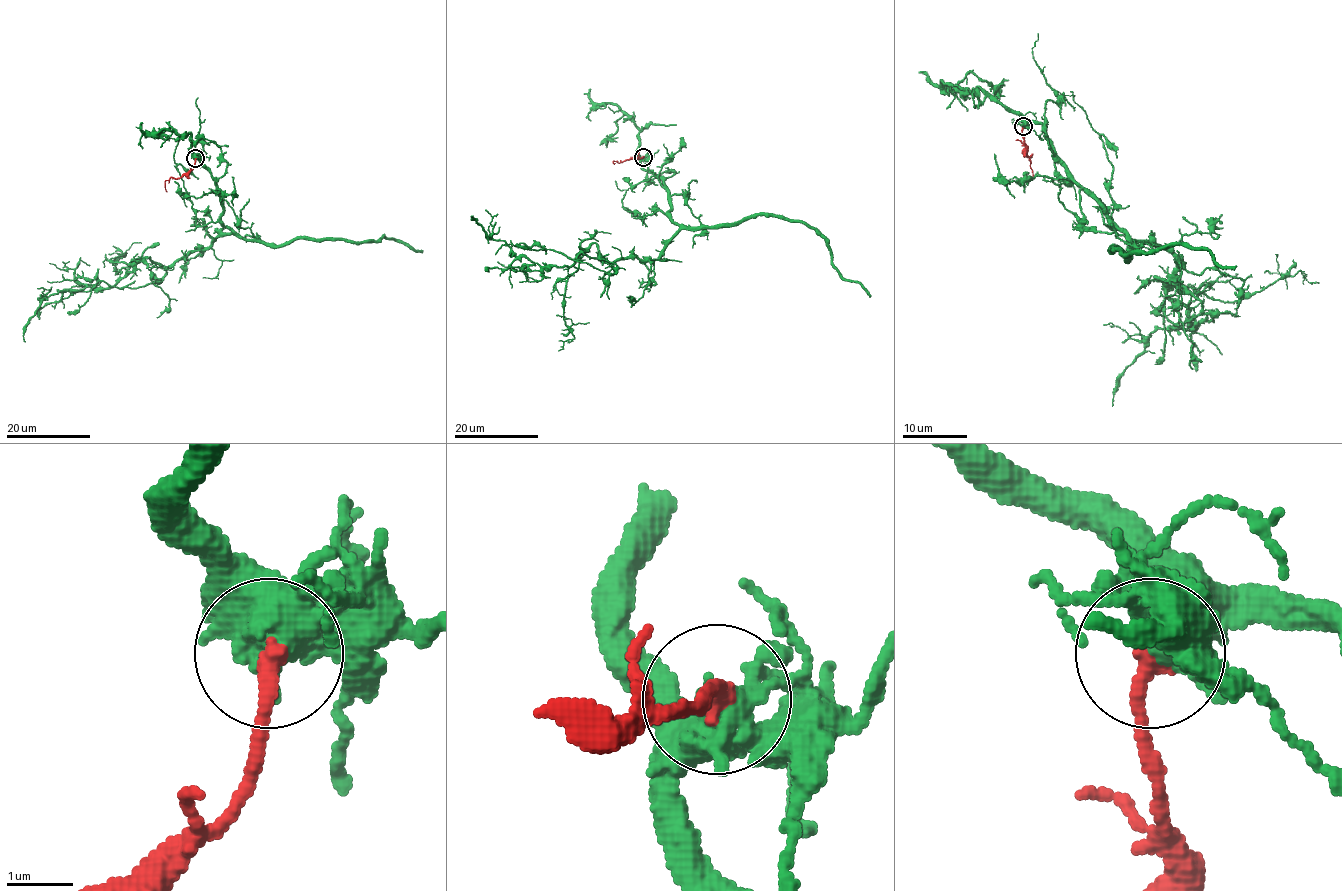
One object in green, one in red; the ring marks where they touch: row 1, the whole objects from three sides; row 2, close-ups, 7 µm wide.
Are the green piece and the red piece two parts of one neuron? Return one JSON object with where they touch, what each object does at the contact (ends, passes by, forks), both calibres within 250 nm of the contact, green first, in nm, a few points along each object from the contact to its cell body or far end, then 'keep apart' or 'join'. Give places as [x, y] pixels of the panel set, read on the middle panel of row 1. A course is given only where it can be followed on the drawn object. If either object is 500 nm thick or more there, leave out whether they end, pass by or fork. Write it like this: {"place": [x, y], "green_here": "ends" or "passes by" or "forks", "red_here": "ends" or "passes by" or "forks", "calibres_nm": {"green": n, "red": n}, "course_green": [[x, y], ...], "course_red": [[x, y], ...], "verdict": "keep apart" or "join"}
{"place": [643, 157], "calibres_nm": {"green": 600, "red": 280}, "course_green": [[643, 157], [679, 227], [656, 260], [608, 263], [593, 243], [571, 265], [539, 266], [489, 237], [473, 216]], "course_red": [[643, 157], [615, 163]], "verdict": "join"}

